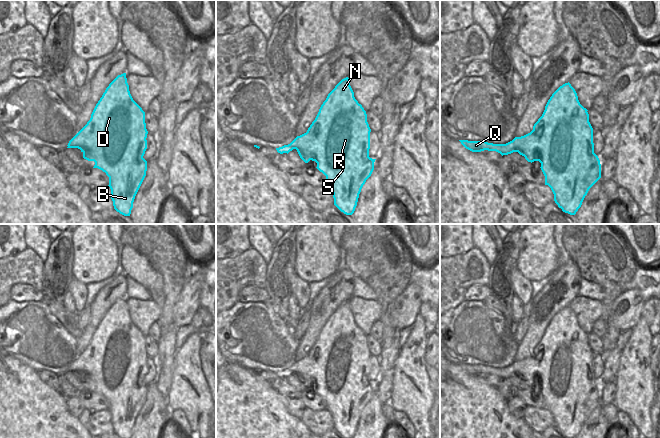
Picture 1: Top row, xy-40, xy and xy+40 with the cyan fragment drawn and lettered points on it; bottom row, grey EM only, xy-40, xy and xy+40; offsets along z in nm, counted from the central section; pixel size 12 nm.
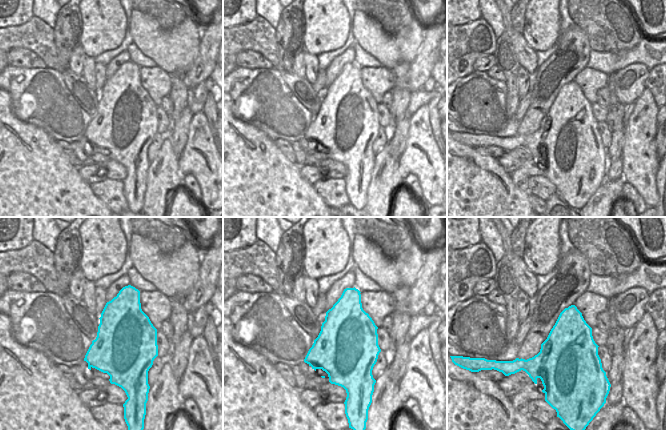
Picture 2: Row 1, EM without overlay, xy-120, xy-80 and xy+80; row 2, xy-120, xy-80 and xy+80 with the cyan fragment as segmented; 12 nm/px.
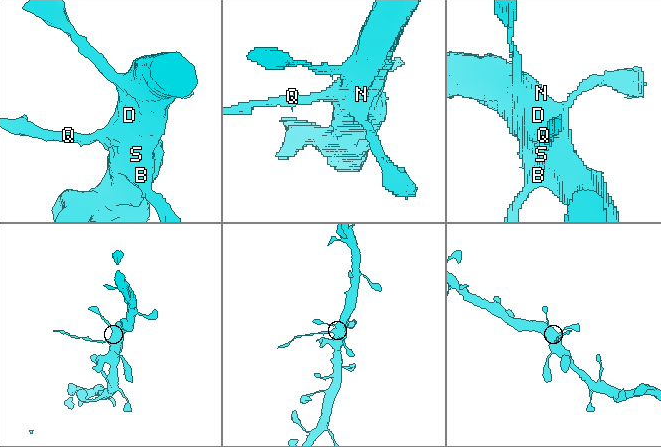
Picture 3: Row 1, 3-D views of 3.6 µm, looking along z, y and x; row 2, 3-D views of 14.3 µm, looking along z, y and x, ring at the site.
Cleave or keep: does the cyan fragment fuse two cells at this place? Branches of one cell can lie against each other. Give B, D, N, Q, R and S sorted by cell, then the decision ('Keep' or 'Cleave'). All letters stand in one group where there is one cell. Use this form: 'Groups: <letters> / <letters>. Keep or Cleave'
Groups: B D N R S / Q. Cleave

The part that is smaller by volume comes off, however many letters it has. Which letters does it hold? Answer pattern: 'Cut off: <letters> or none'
Cut off: Q

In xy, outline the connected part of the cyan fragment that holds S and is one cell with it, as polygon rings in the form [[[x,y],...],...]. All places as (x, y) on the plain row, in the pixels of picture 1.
[[[346,301],[328,318],[307,356],[291,366],[291,370],[305,387],[310,384],[317,387],[316,392],[326,400],[326,409],[333,417],[334,429],[344,438],[354,437],[361,413],[374,394],[376,383],[369,381],[370,356],[366,335],[355,323],[349,302]]]

